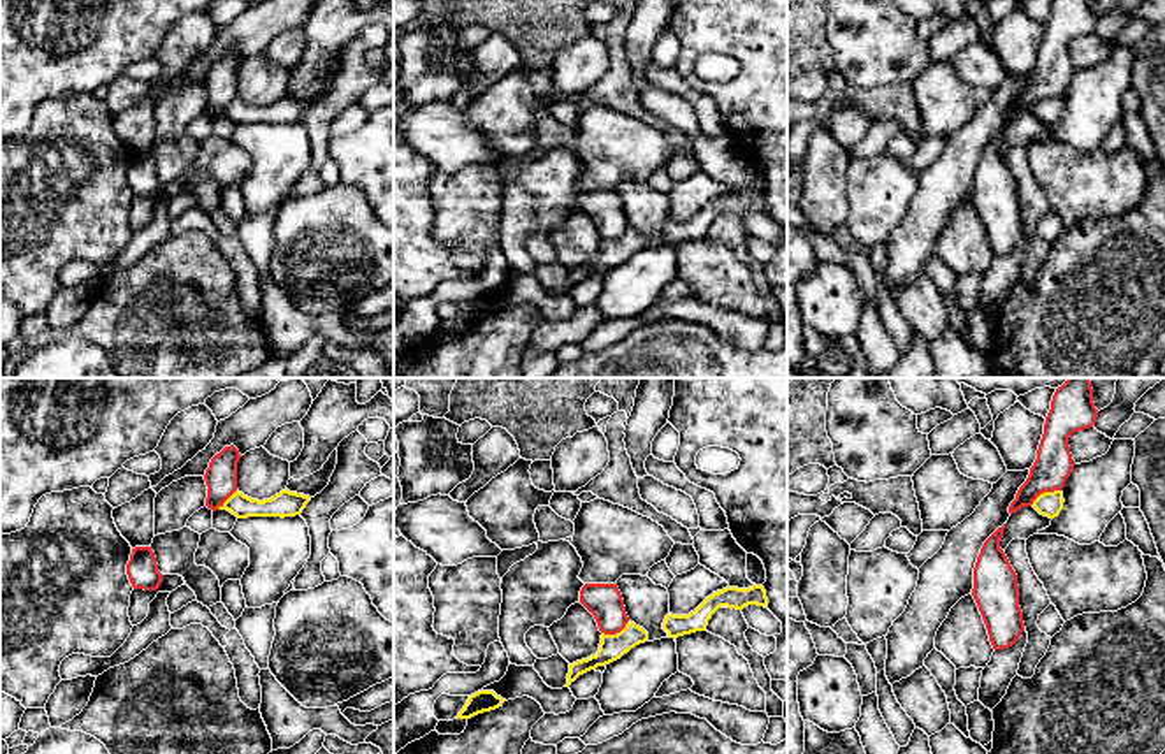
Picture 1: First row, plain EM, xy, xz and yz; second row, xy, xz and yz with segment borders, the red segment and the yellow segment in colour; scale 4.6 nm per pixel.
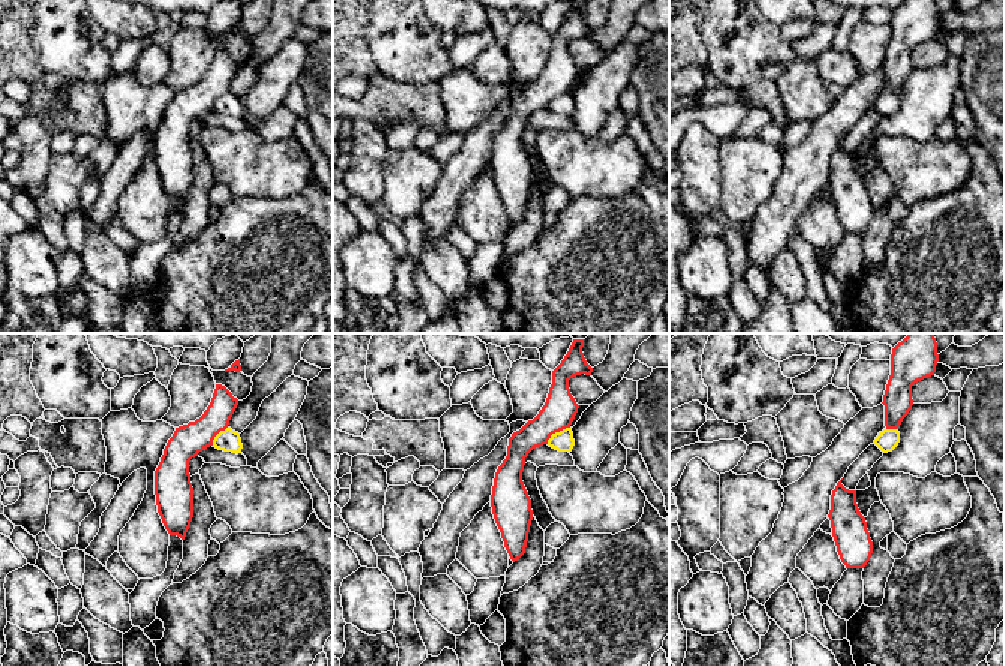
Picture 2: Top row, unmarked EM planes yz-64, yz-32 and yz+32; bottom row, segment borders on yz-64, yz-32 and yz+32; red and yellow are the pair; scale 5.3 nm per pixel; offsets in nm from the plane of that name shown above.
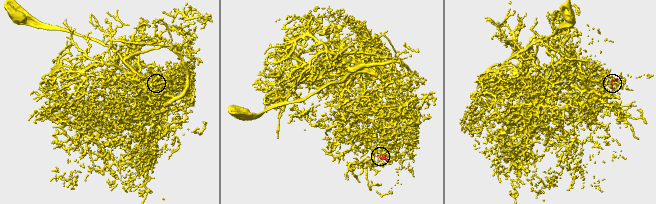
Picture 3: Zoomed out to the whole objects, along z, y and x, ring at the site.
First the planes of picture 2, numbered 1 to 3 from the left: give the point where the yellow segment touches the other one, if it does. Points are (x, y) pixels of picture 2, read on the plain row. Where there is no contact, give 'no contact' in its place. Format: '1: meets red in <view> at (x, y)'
1: meets red in yz-64 at (216, 98)
2: meets red in yz-32 at (555, 95)
3: meets red in yz+32 at (891, 92)

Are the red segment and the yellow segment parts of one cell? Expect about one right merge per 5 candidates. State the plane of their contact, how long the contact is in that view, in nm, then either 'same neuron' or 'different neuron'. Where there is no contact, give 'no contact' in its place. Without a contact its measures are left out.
meets red in yz; contact 160 nm long; different neuron

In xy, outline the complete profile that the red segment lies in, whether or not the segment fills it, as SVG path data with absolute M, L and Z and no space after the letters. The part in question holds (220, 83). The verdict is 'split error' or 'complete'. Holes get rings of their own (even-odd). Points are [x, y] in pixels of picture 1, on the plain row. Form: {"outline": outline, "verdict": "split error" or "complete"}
{"outline": "M230 51L211 65L204 81L206 112L209 116L216 118L237 97L237 69L241 63L239 56Z", "verdict": "complete"}

